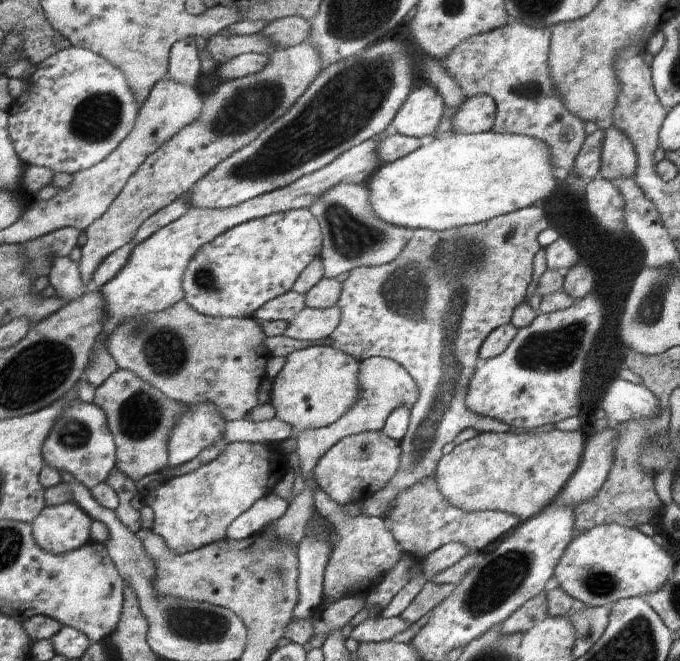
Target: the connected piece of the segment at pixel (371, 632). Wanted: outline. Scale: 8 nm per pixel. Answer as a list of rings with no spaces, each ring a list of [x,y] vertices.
[[[378,616],[360,622],[354,627],[350,638],[358,642],[382,642],[394,638],[409,627],[402,618],[383,618]]]

